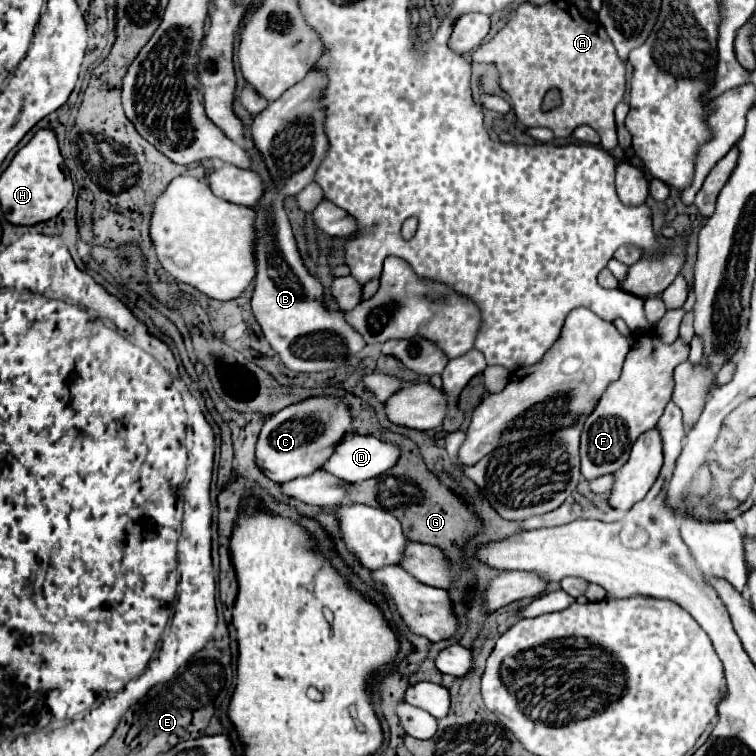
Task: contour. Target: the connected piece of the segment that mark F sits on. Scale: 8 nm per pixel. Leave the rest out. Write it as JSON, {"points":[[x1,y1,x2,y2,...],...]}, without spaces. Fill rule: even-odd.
{"points":[[656,334,636,336,636,346,628,352,628,356,624,360,622,376,606,388,598,406,594,408,594,412,584,422,582,438,580,438,580,460,582,460,582,474,586,480,616,472,618,466,628,460,630,446,636,440,636,436,658,424,658,418,662,416,662,410,672,396,672,372,680,362,684,362,688,358,688,352,690,352,690,344,686,344,680,336,672,344,662,342]]}

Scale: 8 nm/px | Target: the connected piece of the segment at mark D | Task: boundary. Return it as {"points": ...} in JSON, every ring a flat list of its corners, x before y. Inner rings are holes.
{"points":[[348,434,344,436,340,448,336,448,328,464,324,464,324,470,352,484,388,472,398,460,400,460,398,444,380,440,376,436]]}

